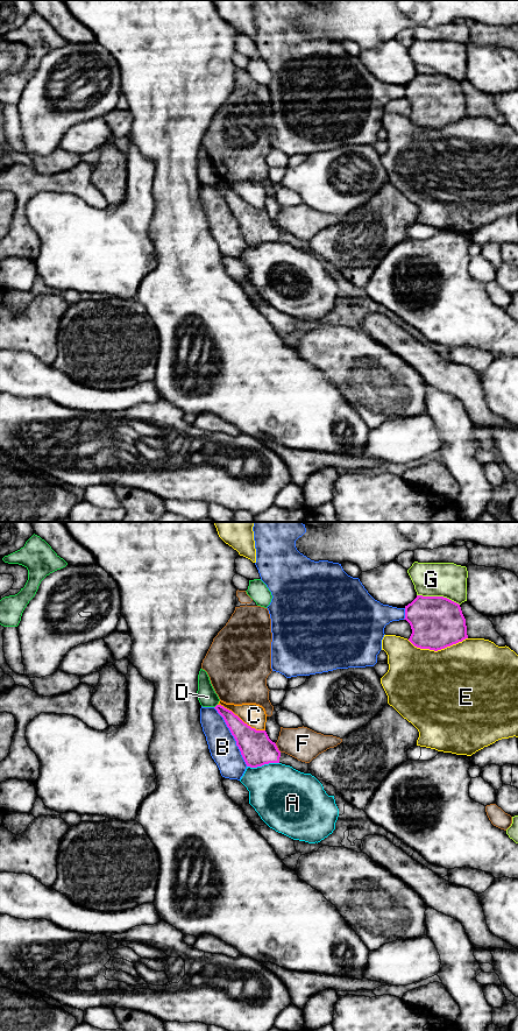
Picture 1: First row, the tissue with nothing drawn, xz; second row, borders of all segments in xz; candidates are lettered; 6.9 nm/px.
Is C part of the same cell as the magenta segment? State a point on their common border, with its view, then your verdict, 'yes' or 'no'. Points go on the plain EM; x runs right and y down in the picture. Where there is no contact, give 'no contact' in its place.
contact xz (240, 197); no

